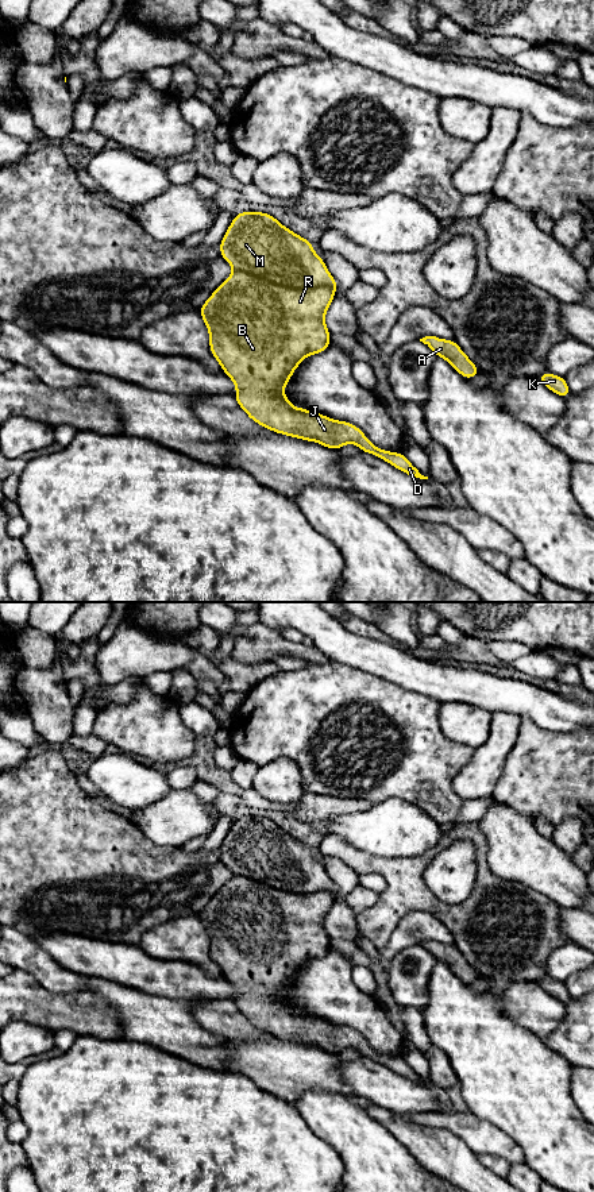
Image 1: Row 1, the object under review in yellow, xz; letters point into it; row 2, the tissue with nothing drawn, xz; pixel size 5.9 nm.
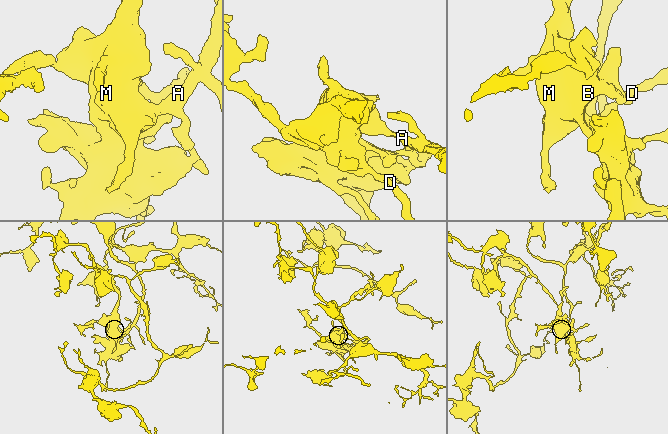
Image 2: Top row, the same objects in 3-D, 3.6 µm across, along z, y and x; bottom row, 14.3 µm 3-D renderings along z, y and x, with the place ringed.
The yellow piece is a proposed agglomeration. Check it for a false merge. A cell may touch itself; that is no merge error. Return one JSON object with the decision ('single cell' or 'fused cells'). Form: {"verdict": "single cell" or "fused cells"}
{"verdict": "single cell"}

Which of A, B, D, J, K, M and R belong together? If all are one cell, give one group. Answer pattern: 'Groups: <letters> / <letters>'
Groups: A B D J K M R

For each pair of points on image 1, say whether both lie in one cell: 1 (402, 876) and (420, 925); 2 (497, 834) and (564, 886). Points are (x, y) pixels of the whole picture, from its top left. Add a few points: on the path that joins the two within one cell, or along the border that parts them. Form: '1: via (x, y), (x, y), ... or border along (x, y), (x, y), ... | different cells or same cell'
1: border along (444, 925), (431, 914), (411, 911), (392, 932) | different cells
2: via (513, 844), (527, 857), (548, 870) | same cell

